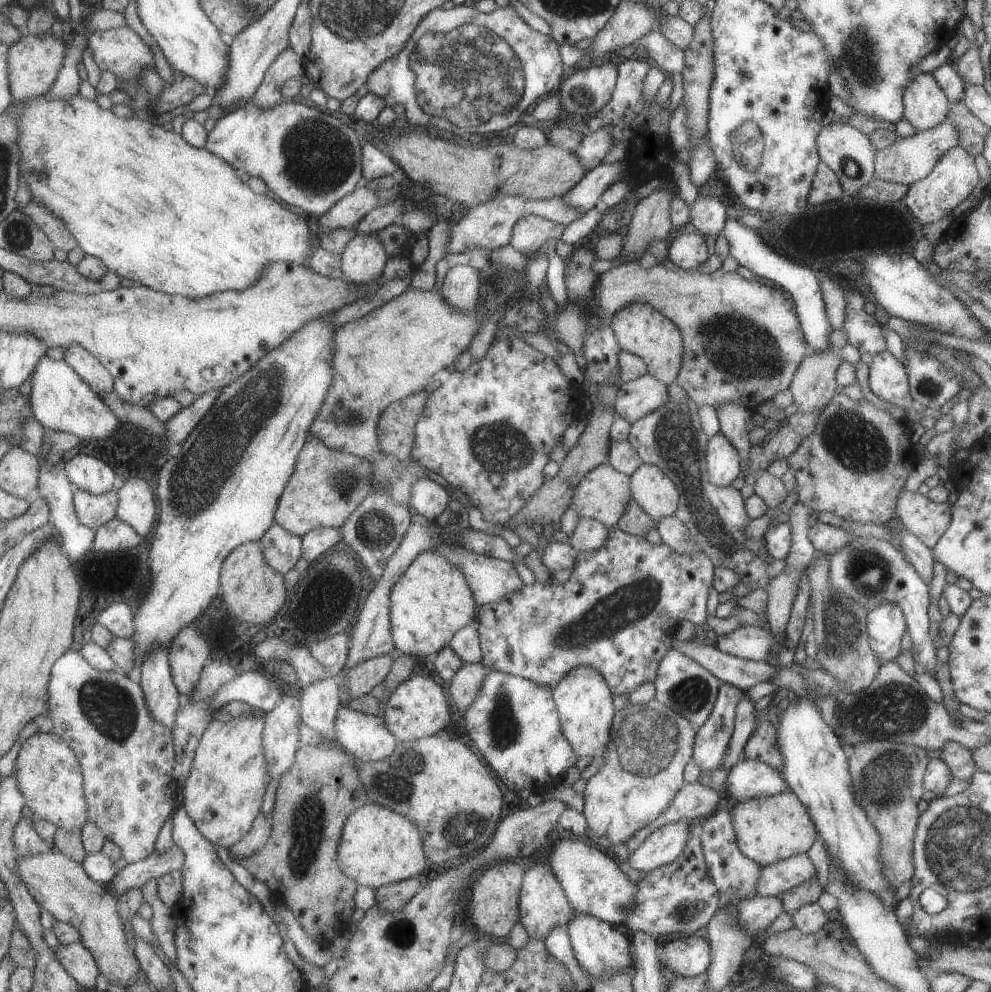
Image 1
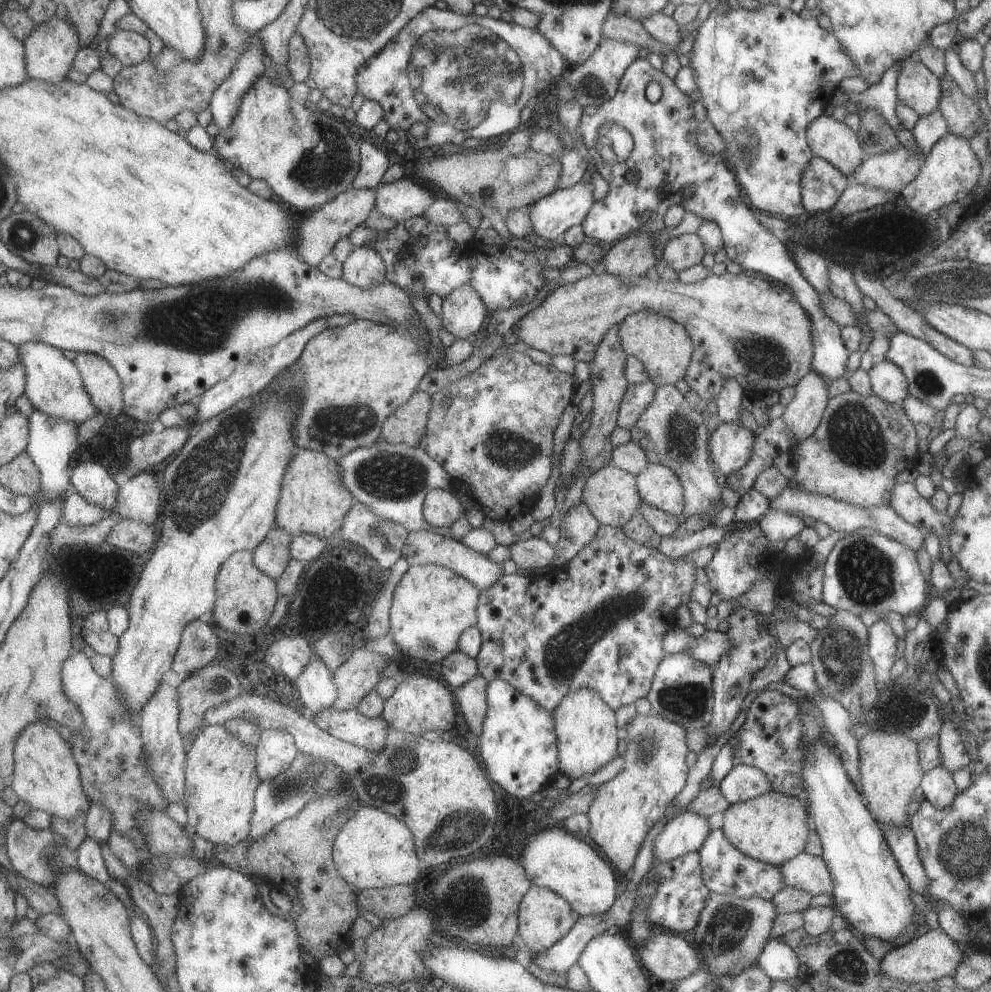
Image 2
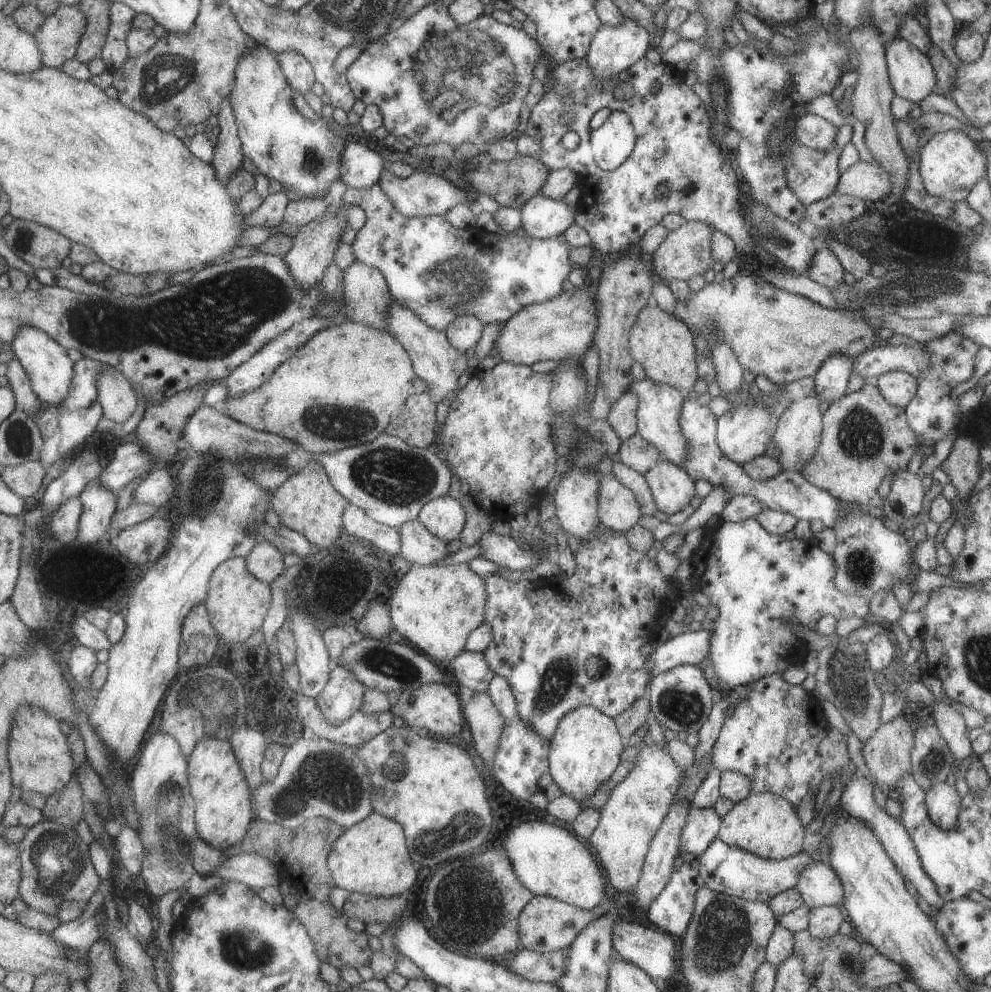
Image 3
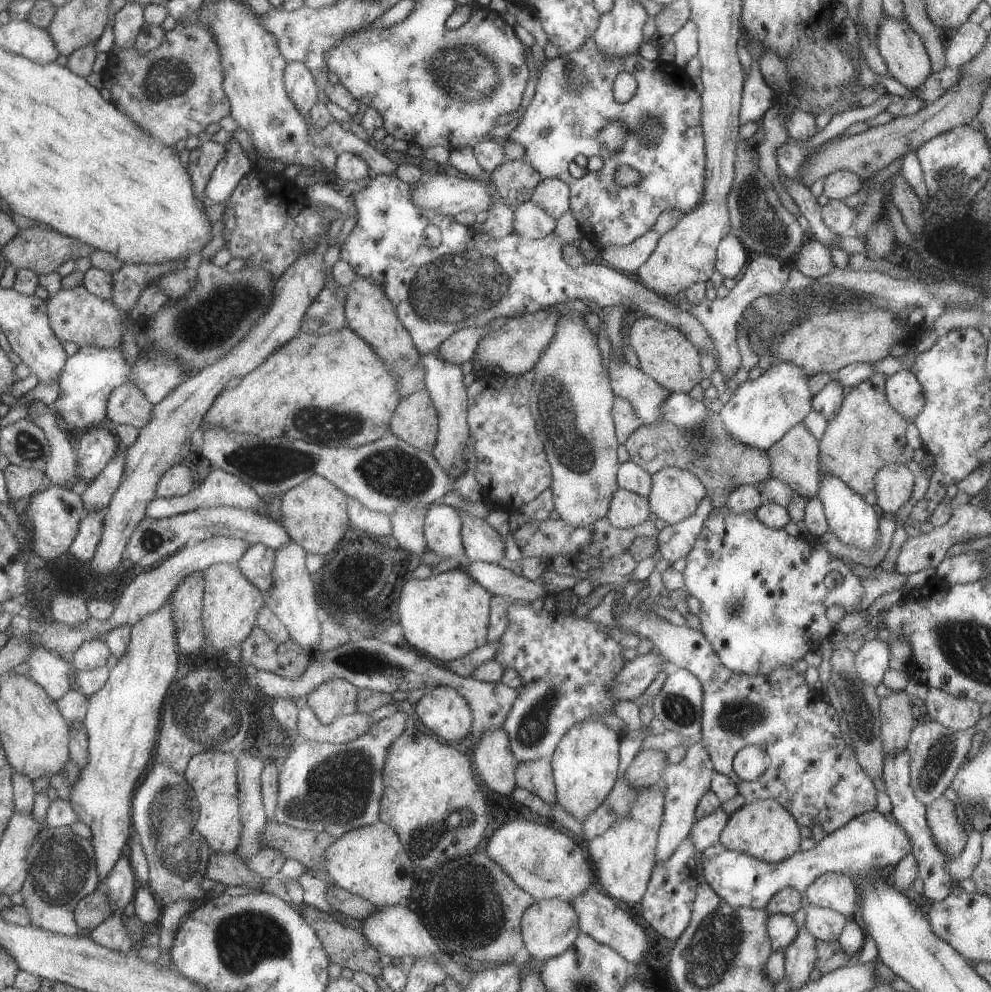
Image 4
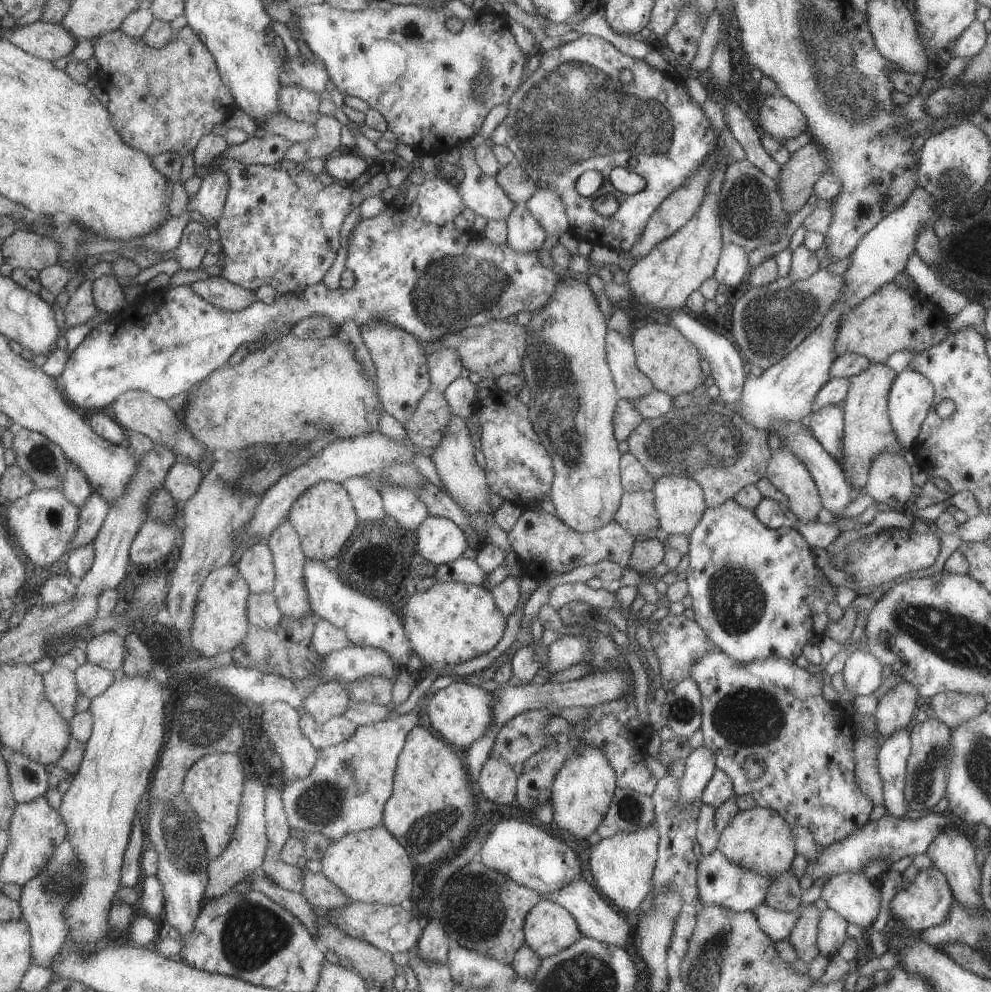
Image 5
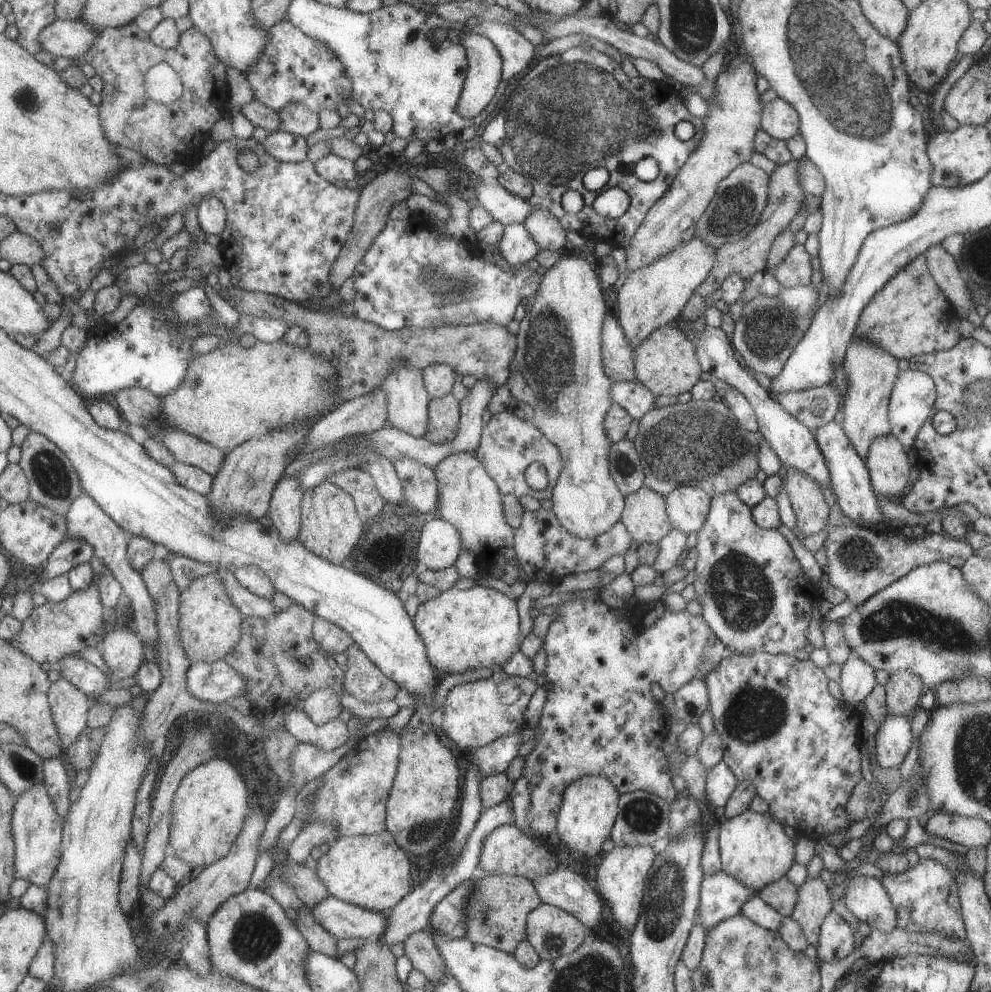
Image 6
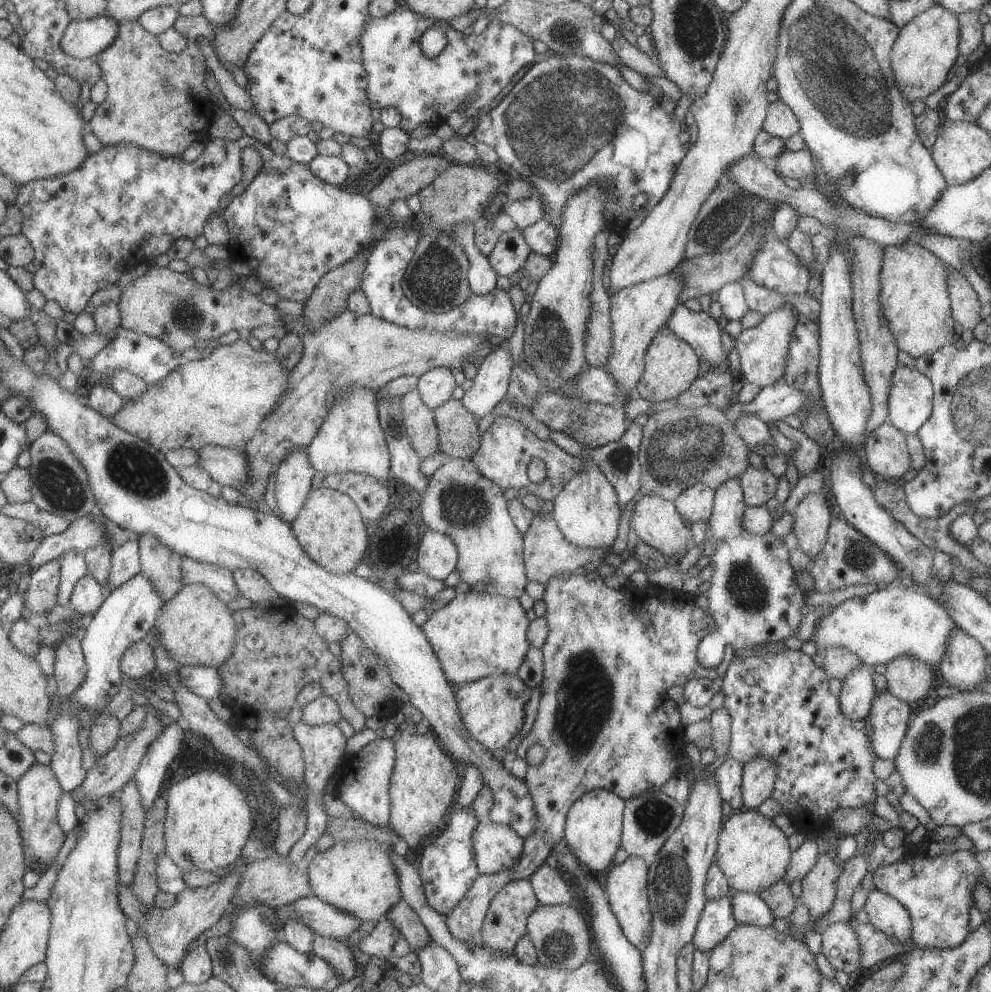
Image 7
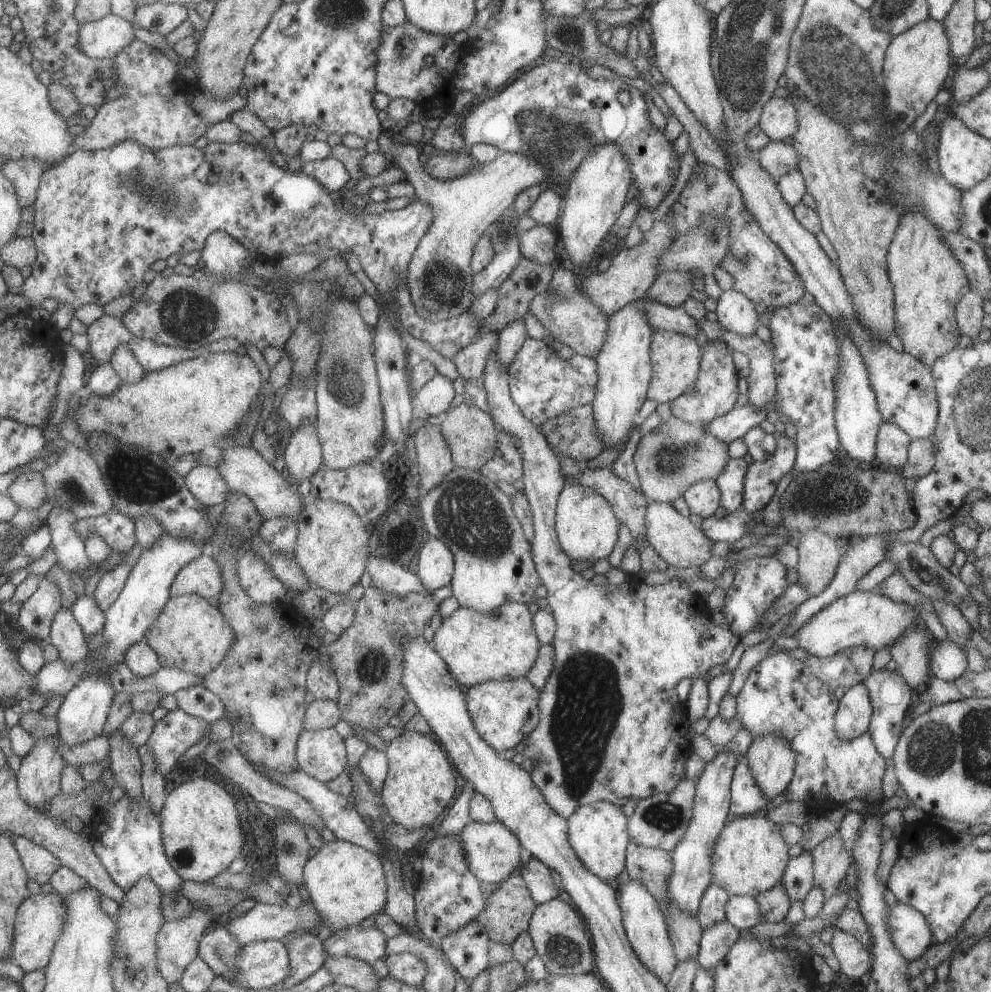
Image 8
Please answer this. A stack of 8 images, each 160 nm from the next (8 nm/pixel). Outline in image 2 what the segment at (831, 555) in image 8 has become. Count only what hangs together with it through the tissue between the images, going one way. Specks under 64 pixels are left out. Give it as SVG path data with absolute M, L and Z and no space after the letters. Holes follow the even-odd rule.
M810 370L793 387L794 397L785 405L781 418L797 444L813 434L820 423L828 401L827 386L821 375Z

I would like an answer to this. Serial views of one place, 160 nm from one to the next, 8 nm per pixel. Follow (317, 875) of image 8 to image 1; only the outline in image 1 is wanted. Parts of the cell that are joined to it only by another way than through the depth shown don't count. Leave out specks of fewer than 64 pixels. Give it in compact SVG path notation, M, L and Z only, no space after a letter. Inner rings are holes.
M367 802L349 813L345 819L336 848L339 870L357 885L369 886L373 890L378 886L396 883L411 877L419 878L421 871L428 866L421 839L417 827L408 818Z

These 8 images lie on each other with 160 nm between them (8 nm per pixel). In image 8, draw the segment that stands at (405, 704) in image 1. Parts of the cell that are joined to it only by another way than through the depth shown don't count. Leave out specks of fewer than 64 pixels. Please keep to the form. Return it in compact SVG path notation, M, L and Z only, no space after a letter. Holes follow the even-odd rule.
M525 677L510 681L488 680L463 689L465 704L477 734L498 753L527 738L538 721L537 690Z

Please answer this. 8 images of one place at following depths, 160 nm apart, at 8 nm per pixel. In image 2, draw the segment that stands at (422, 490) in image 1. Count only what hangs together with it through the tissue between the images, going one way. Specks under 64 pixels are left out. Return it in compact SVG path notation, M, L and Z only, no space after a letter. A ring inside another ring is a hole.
M439 489L430 490L422 504L425 522L435 529L449 529L464 510L454 492Z

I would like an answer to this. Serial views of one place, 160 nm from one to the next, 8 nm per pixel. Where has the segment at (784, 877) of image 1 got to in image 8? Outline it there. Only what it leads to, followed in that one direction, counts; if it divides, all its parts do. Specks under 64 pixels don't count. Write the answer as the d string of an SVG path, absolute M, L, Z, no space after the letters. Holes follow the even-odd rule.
M897 902L886 919L894 947L908 961L918 959L934 942L929 923L913 907Z

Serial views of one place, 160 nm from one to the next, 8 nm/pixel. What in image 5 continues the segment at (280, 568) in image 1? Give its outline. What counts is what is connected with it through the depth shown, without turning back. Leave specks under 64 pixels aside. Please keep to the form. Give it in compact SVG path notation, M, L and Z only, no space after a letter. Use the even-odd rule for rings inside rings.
M265 542L247 548L234 566L247 583L251 593L271 593L274 590L272 554Z

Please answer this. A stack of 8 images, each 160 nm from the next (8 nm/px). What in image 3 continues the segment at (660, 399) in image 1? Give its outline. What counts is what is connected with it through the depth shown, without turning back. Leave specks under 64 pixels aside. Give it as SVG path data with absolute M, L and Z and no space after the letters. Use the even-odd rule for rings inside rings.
M626 391L611 404L606 422L613 428L619 441L636 435L636 410L637 396L633 391Z

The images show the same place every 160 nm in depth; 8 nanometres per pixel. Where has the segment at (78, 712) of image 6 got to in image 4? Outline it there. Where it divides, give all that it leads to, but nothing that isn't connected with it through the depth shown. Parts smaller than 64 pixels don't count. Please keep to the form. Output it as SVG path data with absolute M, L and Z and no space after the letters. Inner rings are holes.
M33 647L31 652L25 662L29 667L28 675L45 690L47 696L54 701L60 699L72 688L72 666L68 658L55 656L41 647Z

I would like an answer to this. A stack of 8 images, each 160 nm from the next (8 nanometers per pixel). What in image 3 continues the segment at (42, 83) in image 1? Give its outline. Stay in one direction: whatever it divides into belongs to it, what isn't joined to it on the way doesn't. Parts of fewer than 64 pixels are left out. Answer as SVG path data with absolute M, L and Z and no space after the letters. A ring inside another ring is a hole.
M77 4L61 5L57 12L45 17L32 35L41 54L42 66L60 69L64 61L75 58L83 30L85 16Z

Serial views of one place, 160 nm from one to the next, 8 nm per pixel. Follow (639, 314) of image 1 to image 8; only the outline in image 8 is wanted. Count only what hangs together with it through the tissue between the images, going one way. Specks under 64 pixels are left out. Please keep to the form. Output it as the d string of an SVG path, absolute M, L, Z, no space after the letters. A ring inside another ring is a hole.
M654 331L649 345L652 373L646 398L660 404L671 402L680 394L688 391L694 385L699 370L701 353L701 348L690 336L667 331Z

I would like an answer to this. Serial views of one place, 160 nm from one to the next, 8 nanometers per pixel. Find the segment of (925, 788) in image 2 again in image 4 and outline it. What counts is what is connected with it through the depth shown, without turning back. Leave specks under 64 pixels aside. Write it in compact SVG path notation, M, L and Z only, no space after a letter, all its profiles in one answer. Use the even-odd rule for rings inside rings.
M943 796L936 798L926 806L925 819L935 846L947 859L957 858L967 837L957 822L953 804Z

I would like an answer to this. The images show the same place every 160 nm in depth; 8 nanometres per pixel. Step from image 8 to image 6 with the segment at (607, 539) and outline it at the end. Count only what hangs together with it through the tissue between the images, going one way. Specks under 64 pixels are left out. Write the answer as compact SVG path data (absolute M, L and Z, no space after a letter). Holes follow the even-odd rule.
M569 252L540 275L531 310L519 320L514 352L518 371L536 394L531 422L558 448L562 460L561 472L552 488L551 511L569 534L580 539L595 538L607 532L620 520L624 507L624 496L609 472L607 453L610 442L602 425L605 411L612 402L609 394L611 380L603 372L600 355L605 306L601 299L602 284L597 279L595 267L596 263L587 262L581 252Z

